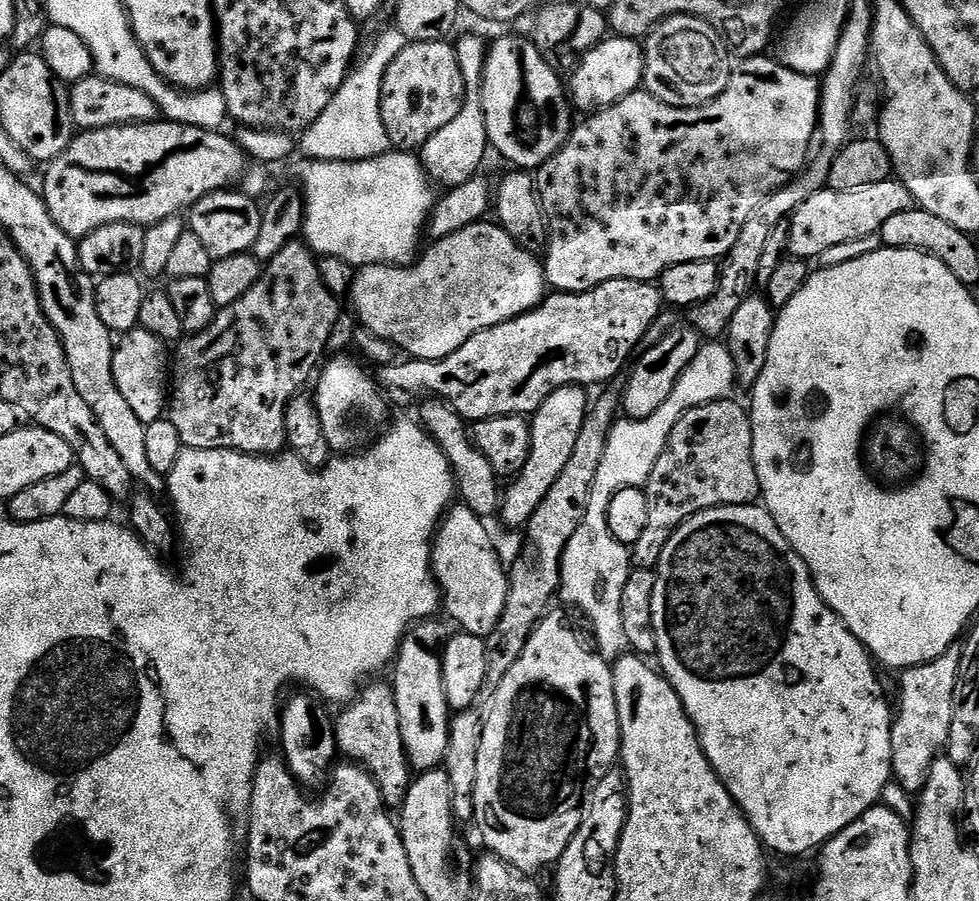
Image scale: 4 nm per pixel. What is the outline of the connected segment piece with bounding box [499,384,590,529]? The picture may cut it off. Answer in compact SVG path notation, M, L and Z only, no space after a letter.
M571 384L565 388L554 390L542 402L542 406L536 412L531 413L530 423L532 430L532 441L530 442L529 460L526 462L520 474L511 481L512 484L502 496L499 515L512 528L523 529L528 520L538 510L542 498L558 482L558 474L562 474L566 461L569 460L574 450L574 442L578 442L578 434L582 431L582 422L590 411L590 396L583 387Z

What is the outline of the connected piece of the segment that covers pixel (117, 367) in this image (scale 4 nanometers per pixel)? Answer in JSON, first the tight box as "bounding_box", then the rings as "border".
{"bounding_box":[114,326,170,425],"border":[[[139,326],[131,332],[125,332],[119,337],[114,348],[114,382],[118,382],[118,390],[122,390],[122,398],[138,414],[138,418],[144,425],[161,419],[166,412],[166,401],[170,396],[170,352],[167,352],[165,341],[159,340],[154,334],[150,334]]]}

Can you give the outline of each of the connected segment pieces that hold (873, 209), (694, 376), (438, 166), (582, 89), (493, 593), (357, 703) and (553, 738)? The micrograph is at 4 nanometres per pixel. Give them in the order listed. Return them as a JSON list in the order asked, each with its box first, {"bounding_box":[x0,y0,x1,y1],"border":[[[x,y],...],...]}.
[{"bounding_box":[788,178,914,261],"border":[[[889,178],[882,182],[874,182],[874,186],[859,188],[856,192],[839,192],[833,188],[823,188],[818,194],[813,194],[807,202],[802,202],[798,210],[789,219],[788,252],[797,260],[815,261],[826,250],[839,246],[842,242],[854,242],[858,238],[866,238],[866,234],[879,232],[880,228],[894,214],[902,214],[902,210],[910,210],[914,201],[910,190],[900,180]]]},{"bounding_box":[570,342,737,632],"border":[[[704,342],[698,354],[694,354],[694,362],[682,370],[674,390],[670,390],[670,398],[662,402],[657,413],[641,420],[620,418],[612,425],[606,442],[606,454],[602,454],[602,466],[598,466],[598,475],[594,478],[586,518],[582,526],[578,526],[570,545],[571,551],[576,551],[576,565],[572,568],[572,600],[592,619],[594,627],[604,632],[620,628],[622,590],[630,571],[629,549],[618,542],[614,534],[610,534],[610,526],[606,522],[610,498],[614,498],[618,490],[644,488],[647,485],[650,470],[654,470],[654,462],[662,458],[674,426],[678,426],[680,419],[690,409],[729,399],[737,388],[734,358],[730,358],[727,343]]]},{"bounding_box":[420,34,490,189],"border":[[[466,34],[460,37],[458,42],[455,41],[454,47],[458,54],[464,84],[462,110],[449,125],[442,126],[441,130],[438,130],[433,138],[428,139],[420,149],[421,164],[429,179],[437,185],[442,184],[445,189],[464,185],[466,181],[477,175],[483,169],[481,166],[486,152],[489,153],[490,150],[481,96],[489,45],[476,34]]]},{"bounding_box":[570,36,644,114],"border":[[[621,36],[605,38],[597,48],[591,48],[586,55],[579,57],[576,66],[572,82],[570,80],[571,103],[579,111],[581,108],[584,114],[601,108],[609,108],[643,85],[644,45],[641,41]]]},{"bounding_box":[432,504,509,639],"border":[[[463,504],[453,505],[441,519],[432,544],[432,572],[440,587],[442,606],[445,613],[458,624],[463,631],[471,636],[487,639],[498,624],[498,619],[505,610],[509,596],[507,567],[503,565],[496,550],[494,540],[486,528],[487,524]]]},{"bounding_box":[335,682,414,810],"border":[[[388,682],[371,684],[361,687],[355,700],[341,711],[345,712],[335,717],[336,746],[345,761],[359,764],[372,775],[389,809],[398,810],[404,805],[414,773],[402,746],[402,730],[398,730],[398,706],[394,706],[392,685]]]},{"bounding_box":[474,610,620,874],"border":[[[555,610],[549,611],[544,619],[536,625],[532,636],[526,642],[526,650],[522,650],[522,658],[510,666],[506,678],[495,681],[492,692],[492,705],[484,716],[484,729],[482,730],[482,746],[478,746],[478,782],[474,782],[474,824],[480,827],[480,836],[489,853],[500,860],[516,868],[525,874],[537,874],[544,867],[555,865],[560,856],[570,846],[570,838],[582,826],[586,815],[586,801],[591,796],[594,786],[606,778],[608,772],[613,771],[620,754],[620,719],[618,718],[618,706],[614,694],[614,678],[612,677],[613,665],[605,660],[603,655],[591,652],[582,641],[576,637],[576,632],[564,621],[564,616]]]}]

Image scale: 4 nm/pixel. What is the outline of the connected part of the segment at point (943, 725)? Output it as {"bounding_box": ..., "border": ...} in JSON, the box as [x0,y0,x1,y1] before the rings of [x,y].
{"bounding_box":[892,646,960,794],"border":[[[953,646],[946,650],[946,654],[942,654],[938,658],[934,658],[934,662],[926,662],[919,664],[913,668],[903,669],[899,673],[900,676],[900,709],[897,707],[894,712],[894,719],[892,722],[892,774],[895,783],[902,786],[902,790],[918,794],[926,786],[930,770],[934,766],[934,762],[941,759],[942,753],[948,747],[948,739],[950,738],[950,722],[954,722],[954,690],[958,686],[958,670],[960,669],[960,648]]]}

